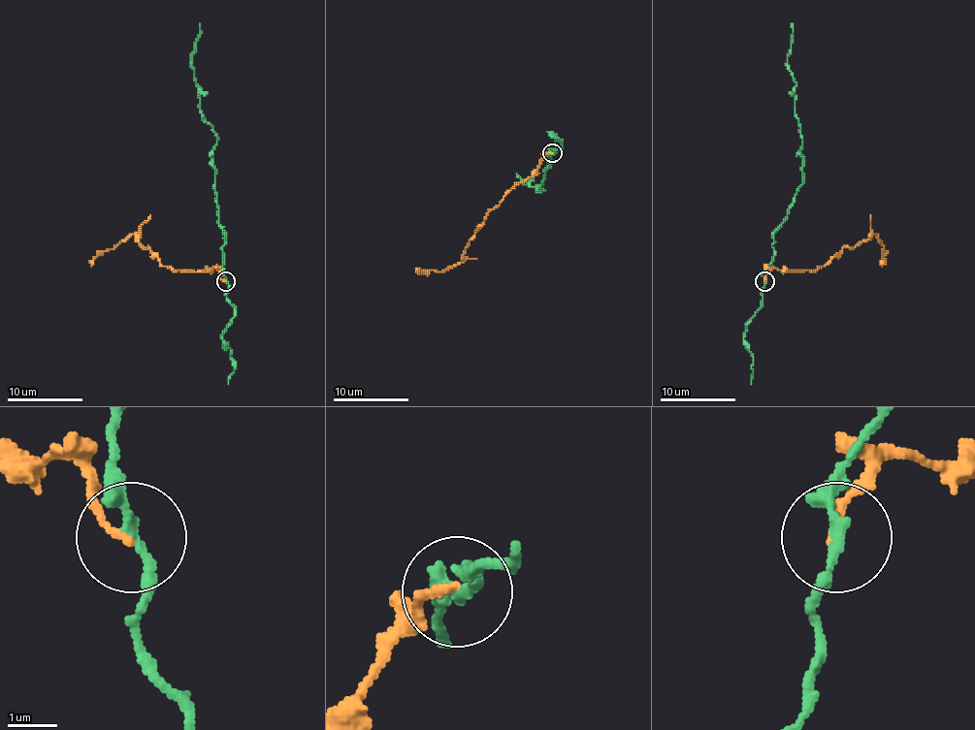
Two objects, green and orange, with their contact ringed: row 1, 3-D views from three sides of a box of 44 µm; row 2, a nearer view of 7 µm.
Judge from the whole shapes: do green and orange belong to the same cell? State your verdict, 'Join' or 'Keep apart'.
Keep apart

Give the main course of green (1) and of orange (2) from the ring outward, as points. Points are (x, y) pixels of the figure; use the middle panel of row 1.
1: (553, 152), (541, 190), (539, 188), (543, 190), (524, 184), (518, 175), (526, 179)
2: (553, 152), (490, 211), (460, 263), (438, 271), (418, 270)

